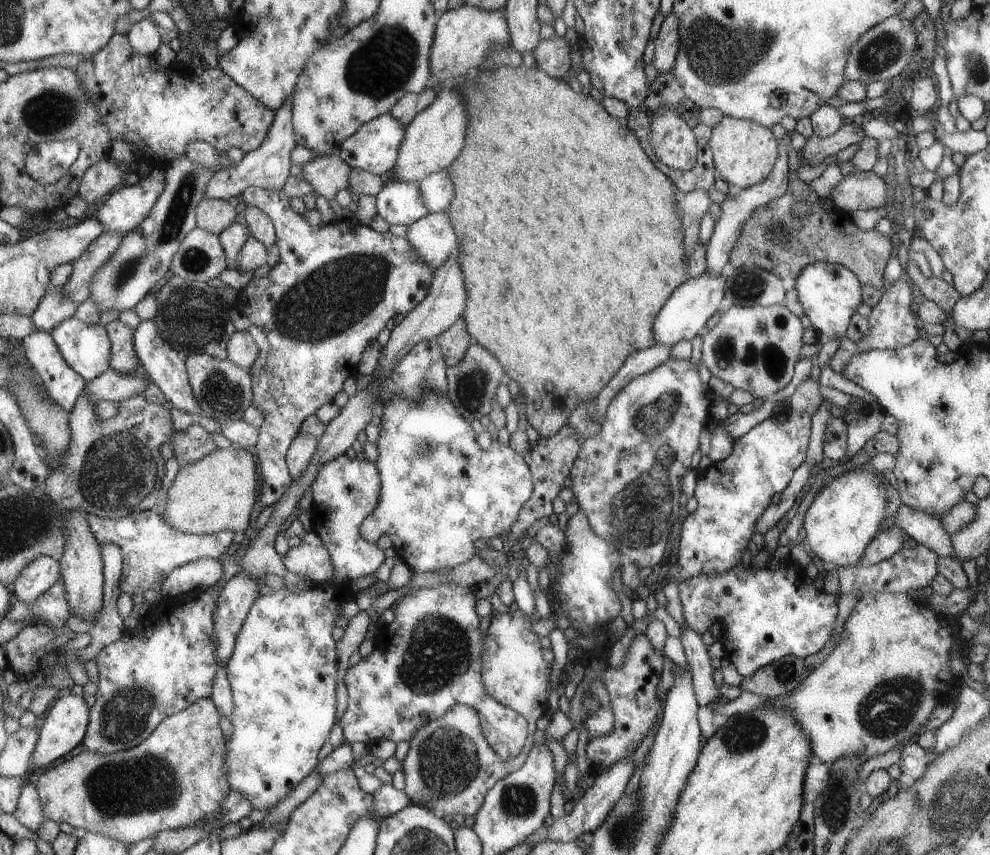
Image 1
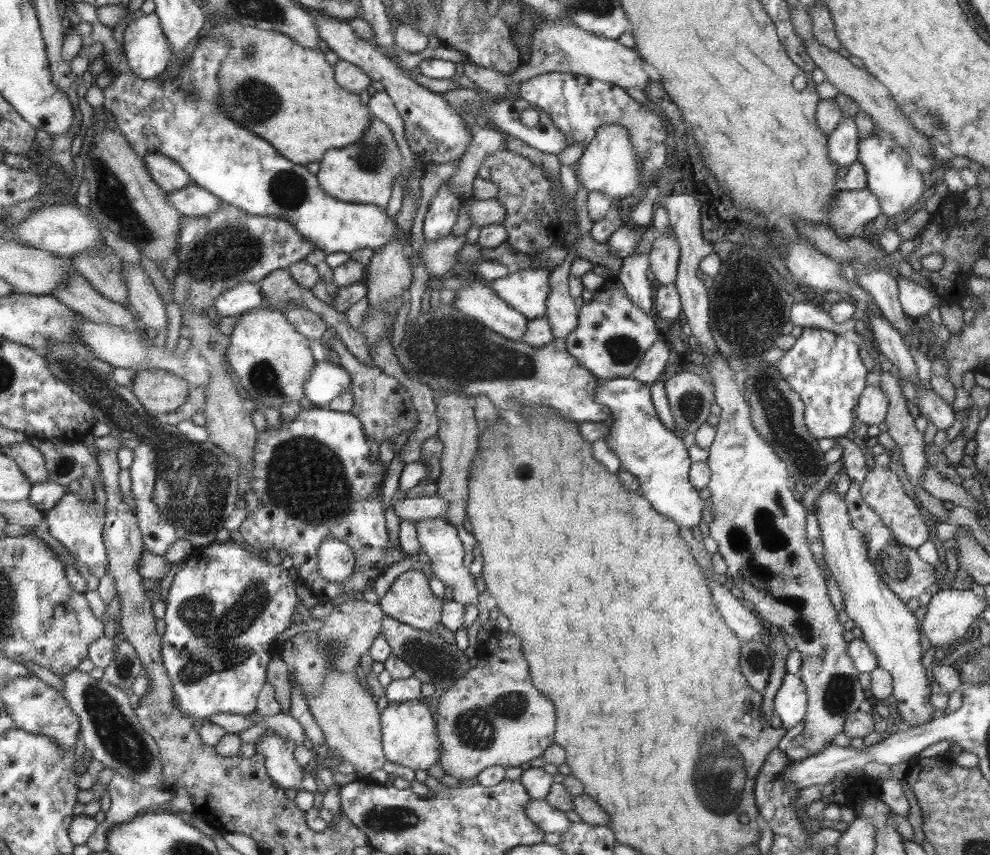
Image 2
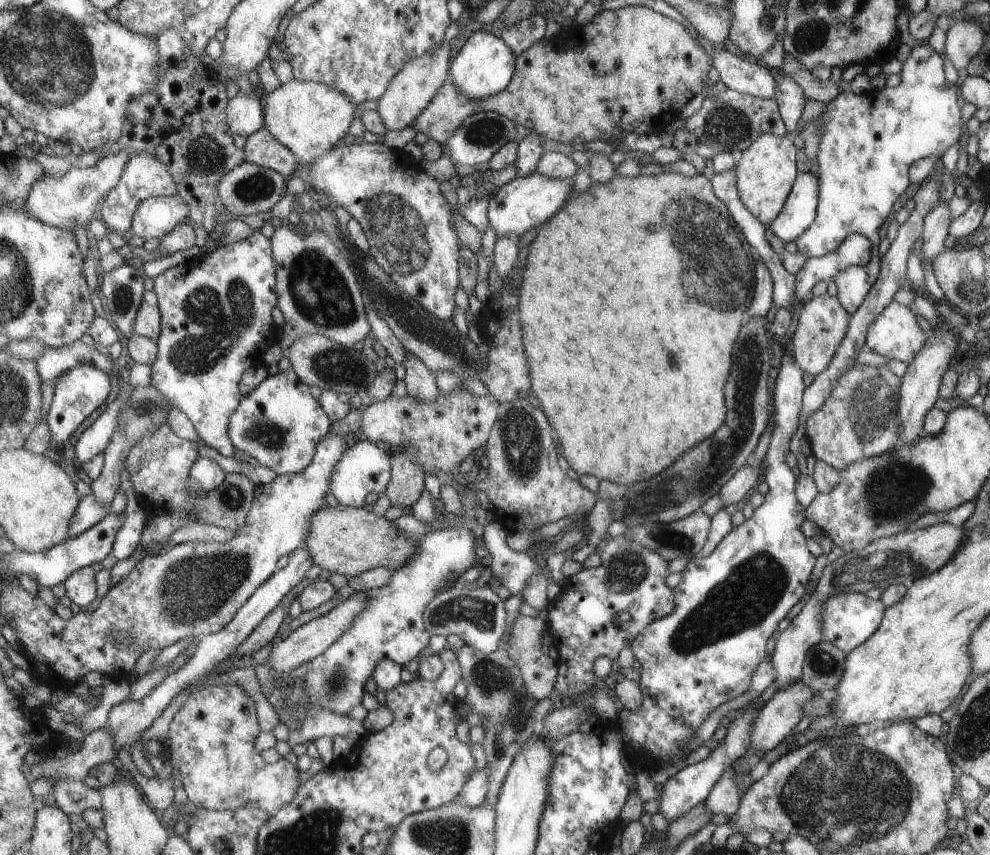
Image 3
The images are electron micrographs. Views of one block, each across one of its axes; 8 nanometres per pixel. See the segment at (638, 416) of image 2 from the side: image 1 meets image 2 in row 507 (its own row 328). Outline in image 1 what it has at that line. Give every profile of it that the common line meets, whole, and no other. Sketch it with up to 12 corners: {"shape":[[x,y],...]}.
{"shape":[[704,272],[681,283],[654,324],[670,348],[706,331],[727,278]]}

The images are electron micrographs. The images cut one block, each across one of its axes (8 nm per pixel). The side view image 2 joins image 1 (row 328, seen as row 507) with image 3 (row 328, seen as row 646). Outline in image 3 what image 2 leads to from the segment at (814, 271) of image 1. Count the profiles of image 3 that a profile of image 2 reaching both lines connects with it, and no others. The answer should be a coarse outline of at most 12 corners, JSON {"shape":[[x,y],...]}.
{"shape":[[894,299],[868,326],[866,345],[910,363],[926,334]]}

